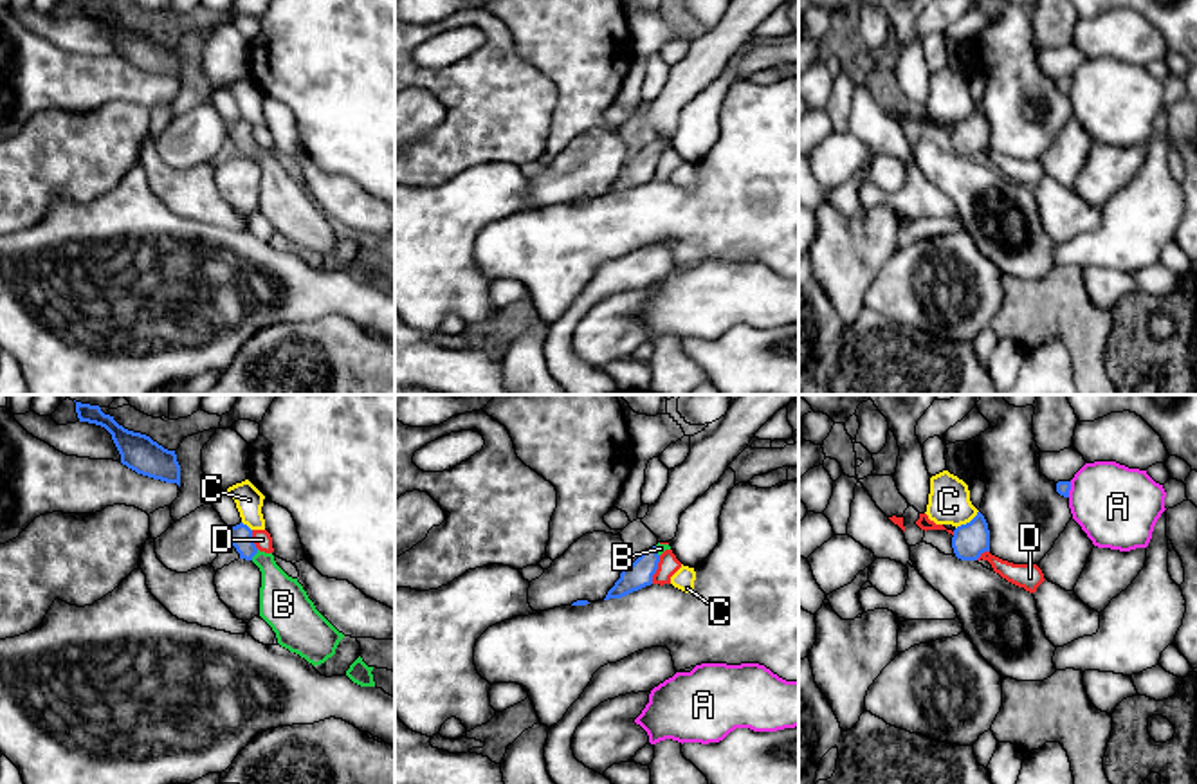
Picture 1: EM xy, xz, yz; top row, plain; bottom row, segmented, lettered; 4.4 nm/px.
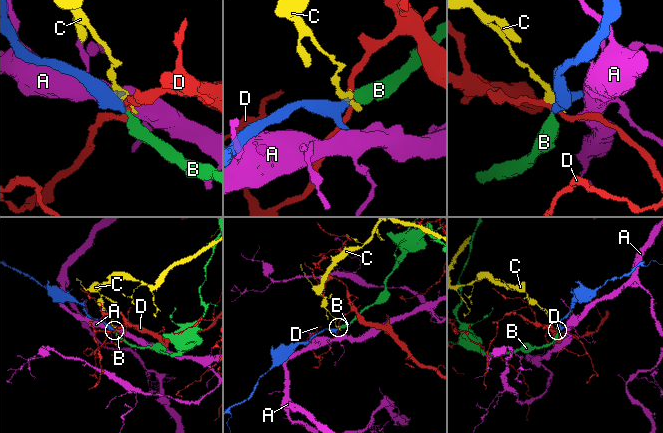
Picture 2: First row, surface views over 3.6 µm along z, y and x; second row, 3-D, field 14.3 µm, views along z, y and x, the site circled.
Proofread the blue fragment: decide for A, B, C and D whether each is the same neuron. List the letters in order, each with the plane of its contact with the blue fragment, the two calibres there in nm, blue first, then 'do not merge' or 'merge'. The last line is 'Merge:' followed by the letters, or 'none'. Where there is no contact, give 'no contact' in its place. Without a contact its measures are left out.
A: meets blue in yz; 60 nm thick on the blue side, 360 nm on the other; do not merge
B: meets blue in xy; 110 nm thick on the blue side, 200 nm on the other; merge
C: meets blue in yz; 150 nm thick on the blue side, 190 nm on the other; do not merge
D: meets blue in xz; 120 nm thick on the blue side, 90 nm on the other; do not merge
Merge: B

